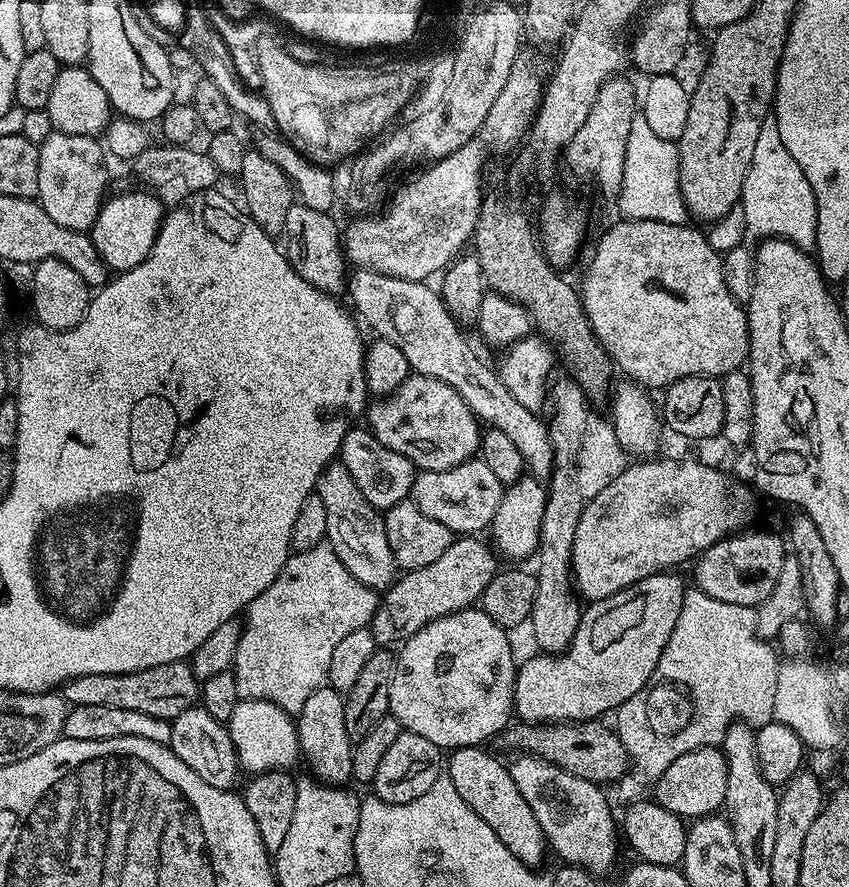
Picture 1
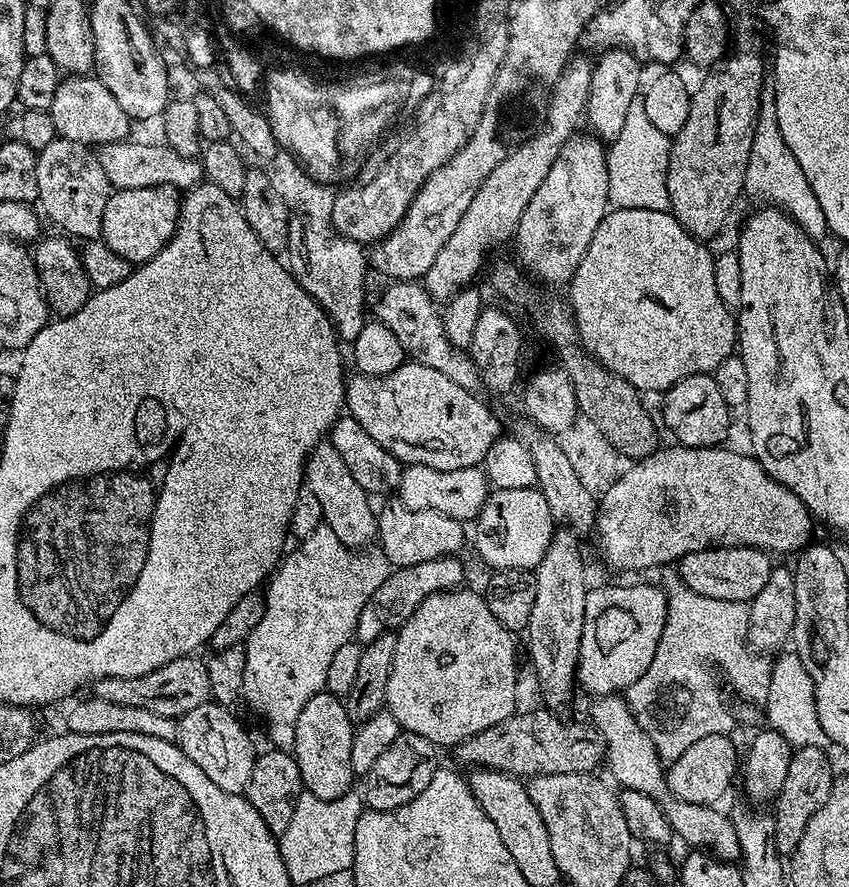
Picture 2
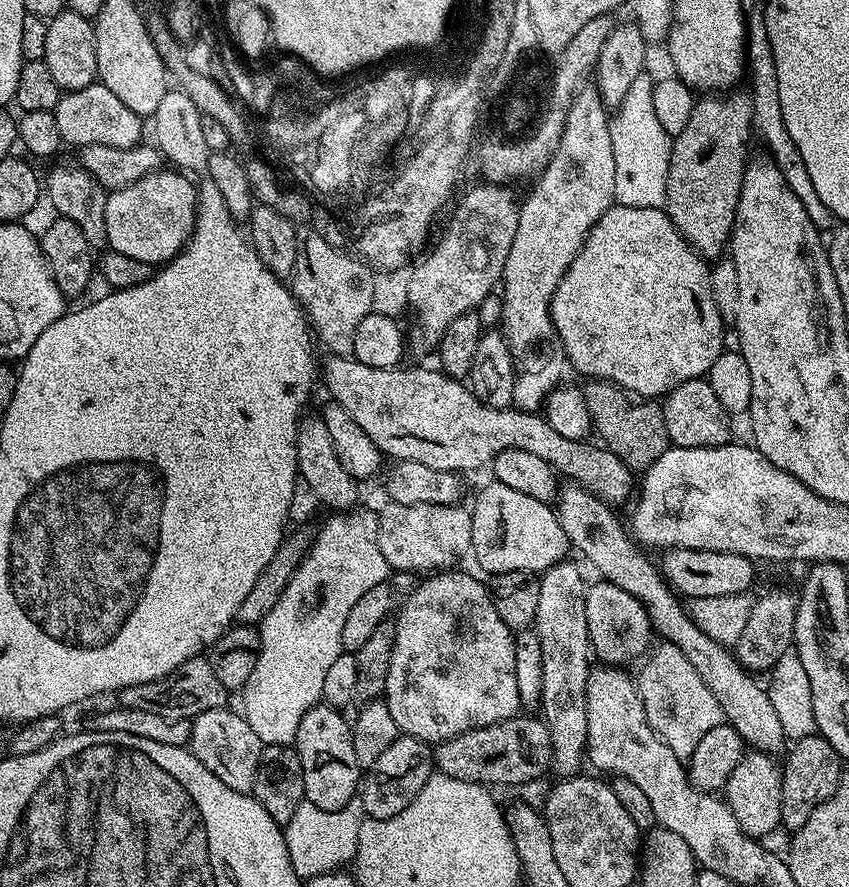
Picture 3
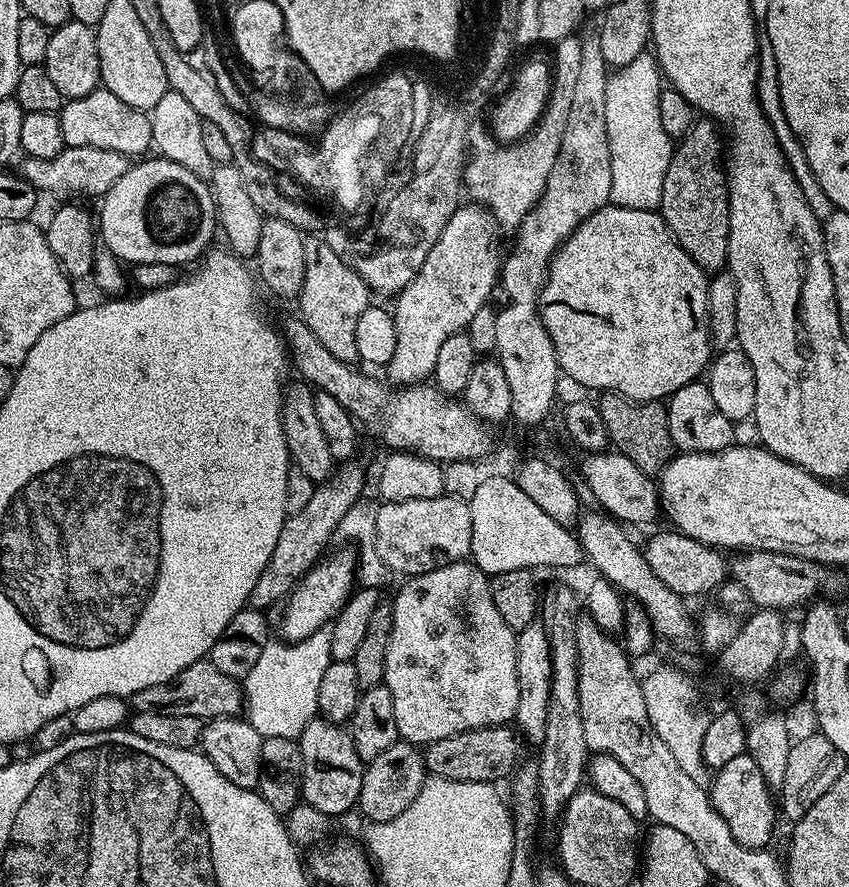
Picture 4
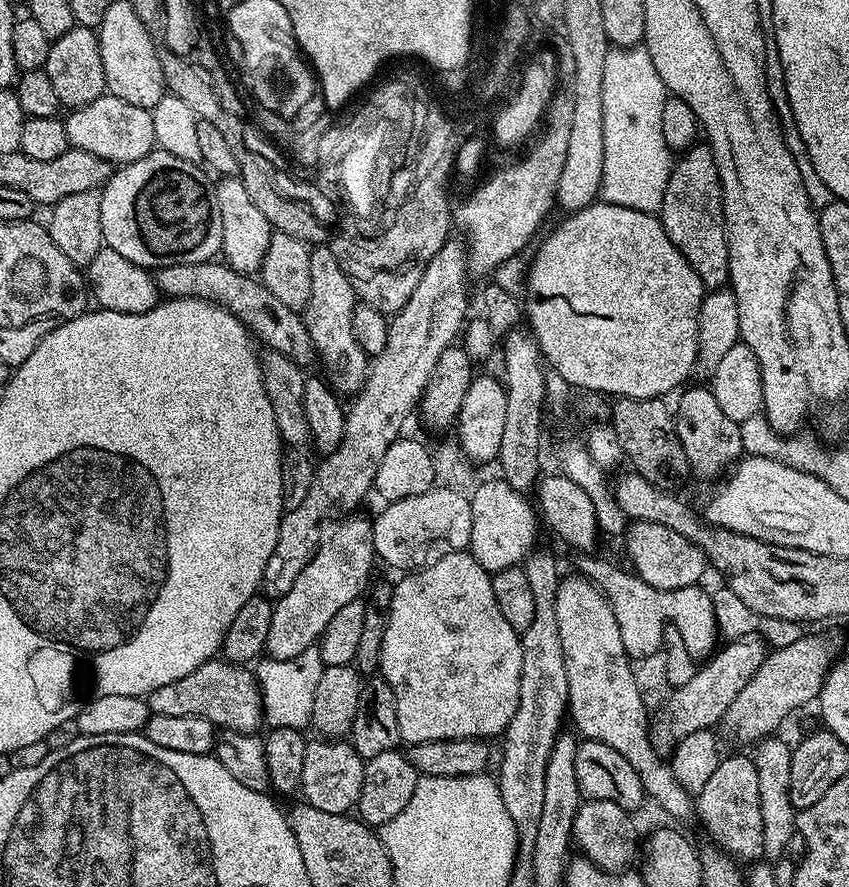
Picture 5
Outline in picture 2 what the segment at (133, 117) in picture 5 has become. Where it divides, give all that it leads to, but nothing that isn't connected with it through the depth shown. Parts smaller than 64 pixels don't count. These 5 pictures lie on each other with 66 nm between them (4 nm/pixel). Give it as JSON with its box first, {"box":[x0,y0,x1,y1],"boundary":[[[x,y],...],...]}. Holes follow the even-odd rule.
{"box":[50,75,130,146],"boundary":[[[95,75],[68,76],[61,79],[50,111],[59,139],[82,142],[89,146],[113,144],[129,139],[130,117],[126,110],[122,110],[122,106],[118,106],[114,94],[110,94],[110,90],[106,90],[106,86]]]}

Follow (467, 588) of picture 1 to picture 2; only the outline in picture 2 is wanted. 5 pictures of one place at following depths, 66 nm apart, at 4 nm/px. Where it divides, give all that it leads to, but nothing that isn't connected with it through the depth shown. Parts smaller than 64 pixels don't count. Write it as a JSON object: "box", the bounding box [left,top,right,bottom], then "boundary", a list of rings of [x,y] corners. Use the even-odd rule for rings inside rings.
{"box":[355,556,464,645],"boundary":[[[443,556],[434,558],[430,562],[418,562],[418,566],[406,566],[405,568],[392,568],[388,573],[386,582],[374,590],[370,602],[362,606],[362,614],[358,614],[355,639],[361,645],[367,645],[384,632],[398,630],[422,606],[426,598],[435,592],[451,592],[452,589],[461,587],[464,580],[464,564],[456,556]]]}

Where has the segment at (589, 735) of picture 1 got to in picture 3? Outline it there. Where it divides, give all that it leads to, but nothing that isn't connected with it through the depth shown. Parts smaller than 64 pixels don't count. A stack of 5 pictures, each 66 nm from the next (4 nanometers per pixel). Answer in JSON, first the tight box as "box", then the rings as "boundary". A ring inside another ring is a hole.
{"box":[434,714,552,784],"boundary":[[[517,714],[497,724],[466,730],[434,748],[434,768],[439,775],[458,778],[471,784],[528,784],[536,780],[552,763],[550,730],[539,715]]]}

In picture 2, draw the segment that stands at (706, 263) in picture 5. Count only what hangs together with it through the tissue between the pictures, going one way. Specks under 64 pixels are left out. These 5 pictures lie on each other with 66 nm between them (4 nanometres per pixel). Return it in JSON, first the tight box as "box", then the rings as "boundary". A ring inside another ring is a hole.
{"box":[666,36,766,242],"boundary":[[[740,36],[737,40],[735,37],[730,51],[719,67],[705,76],[708,77],[691,93],[692,101],[690,114],[686,114],[686,126],[682,126],[682,130],[678,130],[678,134],[671,137],[666,186],[668,207],[673,218],[697,240],[712,242],[723,230],[724,223],[732,212],[732,203],[744,192],[746,166],[750,162],[750,146],[754,142],[754,126],[758,118],[762,90],[766,86],[764,52],[760,49],[759,42],[752,36]]]}

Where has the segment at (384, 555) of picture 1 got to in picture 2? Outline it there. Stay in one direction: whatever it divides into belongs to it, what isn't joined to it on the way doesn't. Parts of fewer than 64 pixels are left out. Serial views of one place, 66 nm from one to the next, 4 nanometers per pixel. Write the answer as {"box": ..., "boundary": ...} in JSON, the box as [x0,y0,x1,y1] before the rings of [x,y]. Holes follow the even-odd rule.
{"box":[304,442,377,550],"boundary":[[[321,442],[308,453],[308,459],[304,461],[304,484],[318,498],[319,505],[322,506],[323,523],[328,524],[330,530],[334,530],[334,534],[338,534],[338,538],[342,538],[342,542],[347,548],[360,550],[371,545],[368,544],[371,540],[373,543],[377,539],[377,513],[374,508],[372,512],[371,502],[373,503],[373,501],[370,499],[370,493],[362,486],[358,486],[357,480],[350,475],[346,462],[342,462],[338,450],[334,450],[334,446],[330,442]]]}

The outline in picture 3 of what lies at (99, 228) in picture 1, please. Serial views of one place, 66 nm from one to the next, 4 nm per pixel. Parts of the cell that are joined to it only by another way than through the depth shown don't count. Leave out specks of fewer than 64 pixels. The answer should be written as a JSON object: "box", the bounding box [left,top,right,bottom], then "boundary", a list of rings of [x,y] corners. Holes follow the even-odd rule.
{"box":[107,170,198,266],"boundary":[[[161,170],[146,174],[146,178],[138,178],[138,182],[117,192],[108,192],[107,247],[153,266],[163,266],[174,259],[192,239],[192,226],[196,222],[198,188],[188,180],[191,179],[179,170]]]}

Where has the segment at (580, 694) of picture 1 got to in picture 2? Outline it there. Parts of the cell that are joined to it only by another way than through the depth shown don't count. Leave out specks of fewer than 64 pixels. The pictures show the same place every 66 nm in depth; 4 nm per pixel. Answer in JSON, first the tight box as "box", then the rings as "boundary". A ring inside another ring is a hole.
{"box":[576,584,668,698],"boundary":[[[628,584],[625,588],[589,587],[586,594],[586,618],[582,626],[582,646],[580,665],[576,667],[576,678],[581,689],[589,692],[589,697],[599,698],[623,693],[631,688],[654,662],[654,650],[662,638],[664,623],[668,617],[668,603],[662,589],[654,584]]]}

